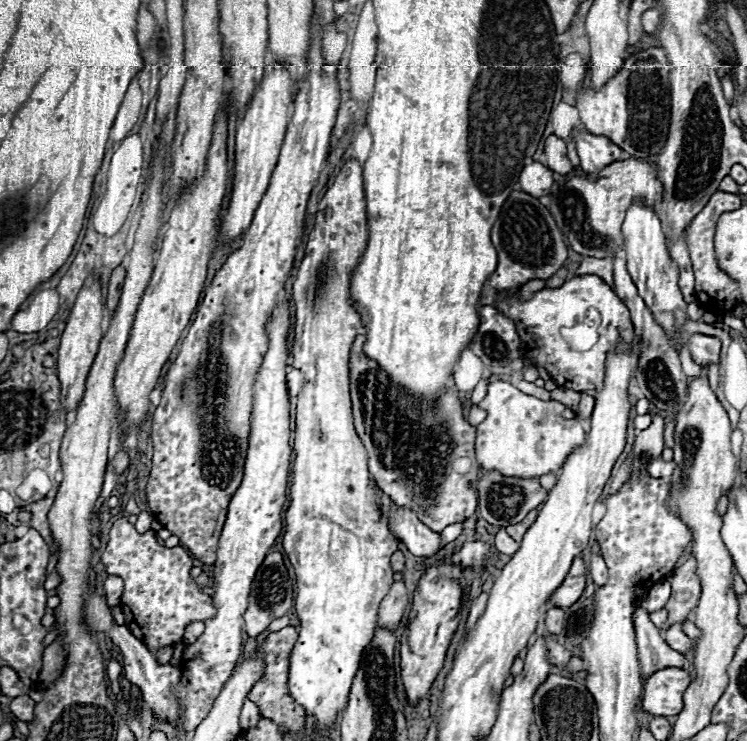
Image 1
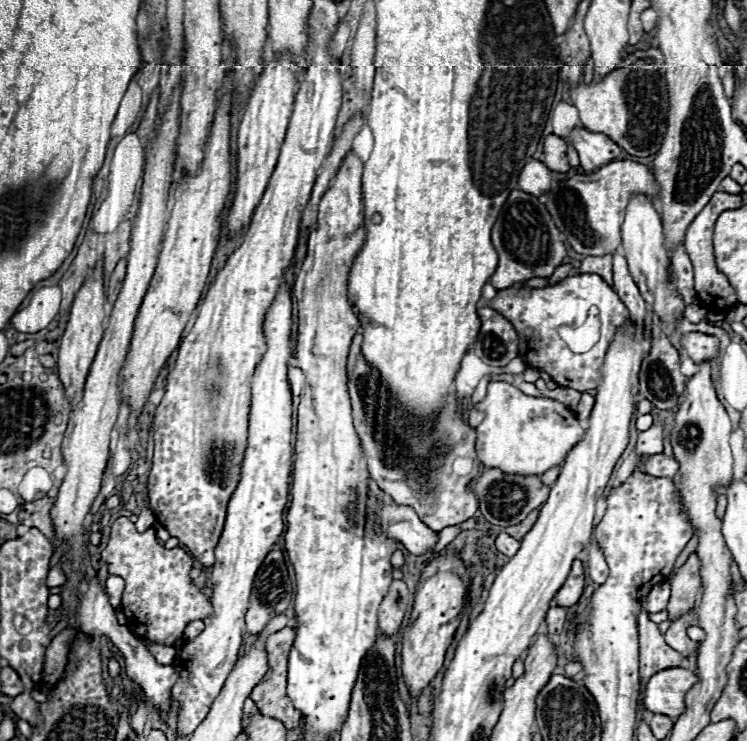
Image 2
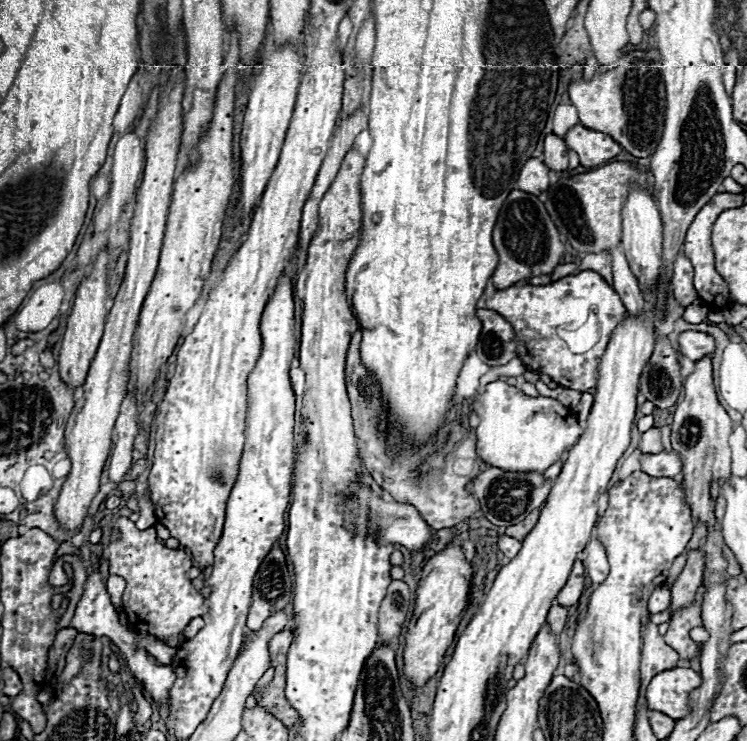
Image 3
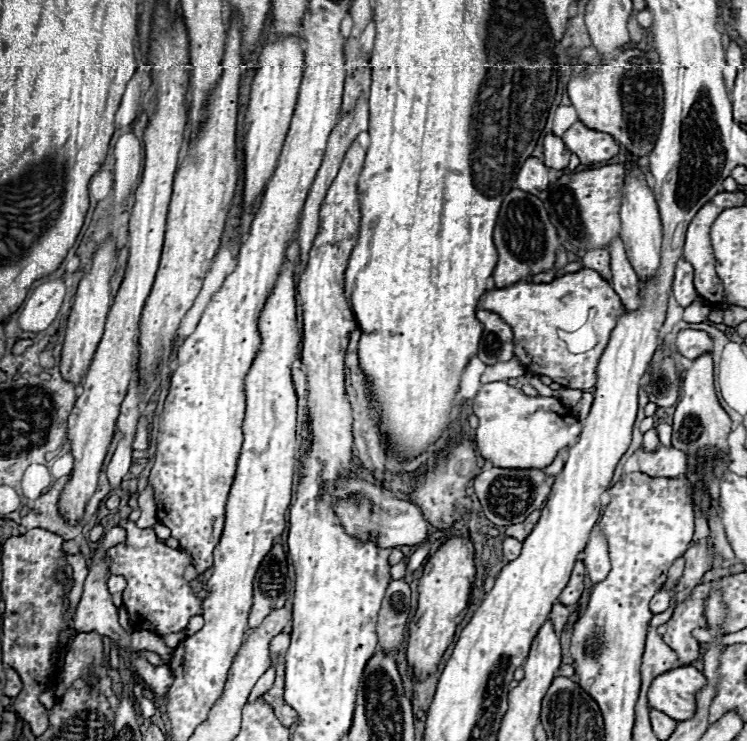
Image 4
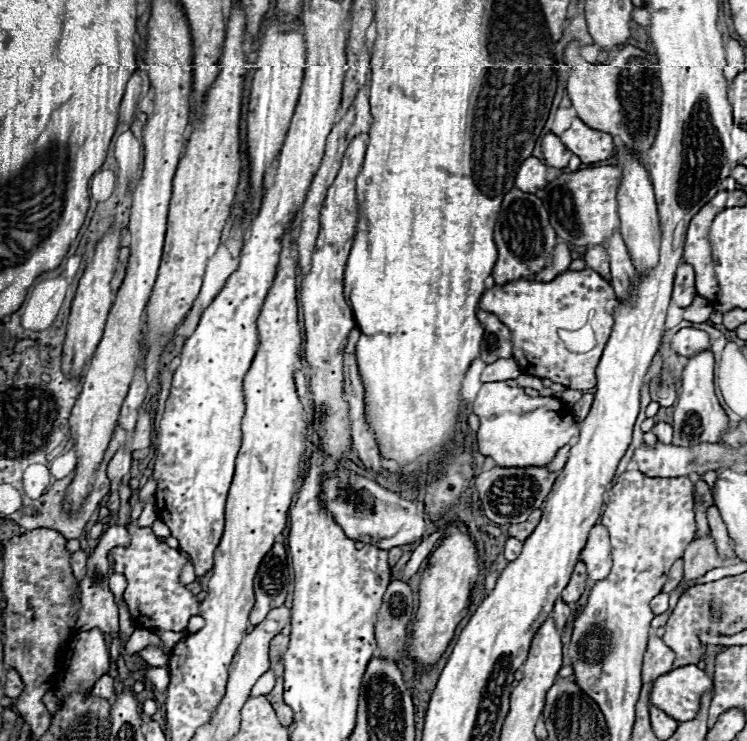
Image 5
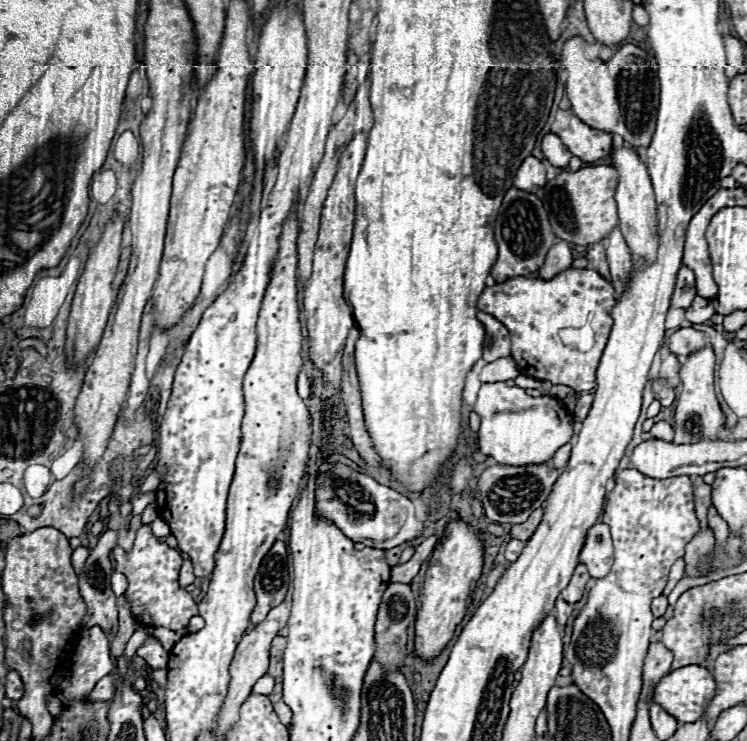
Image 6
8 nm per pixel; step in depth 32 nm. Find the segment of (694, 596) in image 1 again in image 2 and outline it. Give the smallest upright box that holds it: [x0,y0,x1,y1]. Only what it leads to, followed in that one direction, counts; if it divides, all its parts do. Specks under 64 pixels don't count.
[658,552,702,633]

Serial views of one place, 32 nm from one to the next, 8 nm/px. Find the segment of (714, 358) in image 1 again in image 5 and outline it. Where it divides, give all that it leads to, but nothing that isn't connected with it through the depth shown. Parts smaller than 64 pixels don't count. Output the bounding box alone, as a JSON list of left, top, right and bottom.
[670,328,710,356]

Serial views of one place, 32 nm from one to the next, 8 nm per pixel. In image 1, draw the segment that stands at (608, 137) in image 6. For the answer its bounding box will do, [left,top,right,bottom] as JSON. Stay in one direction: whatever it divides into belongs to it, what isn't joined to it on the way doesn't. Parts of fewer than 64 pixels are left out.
[572,132,622,174]

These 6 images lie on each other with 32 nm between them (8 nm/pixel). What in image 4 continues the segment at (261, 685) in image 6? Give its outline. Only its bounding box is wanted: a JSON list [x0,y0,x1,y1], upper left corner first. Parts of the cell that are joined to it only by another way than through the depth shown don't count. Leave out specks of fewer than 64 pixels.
[248,667,275,702]

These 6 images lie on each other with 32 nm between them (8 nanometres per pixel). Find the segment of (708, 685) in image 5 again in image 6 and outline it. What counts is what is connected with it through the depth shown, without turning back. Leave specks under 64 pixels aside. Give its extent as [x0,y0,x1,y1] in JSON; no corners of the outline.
[654,664,716,722]

